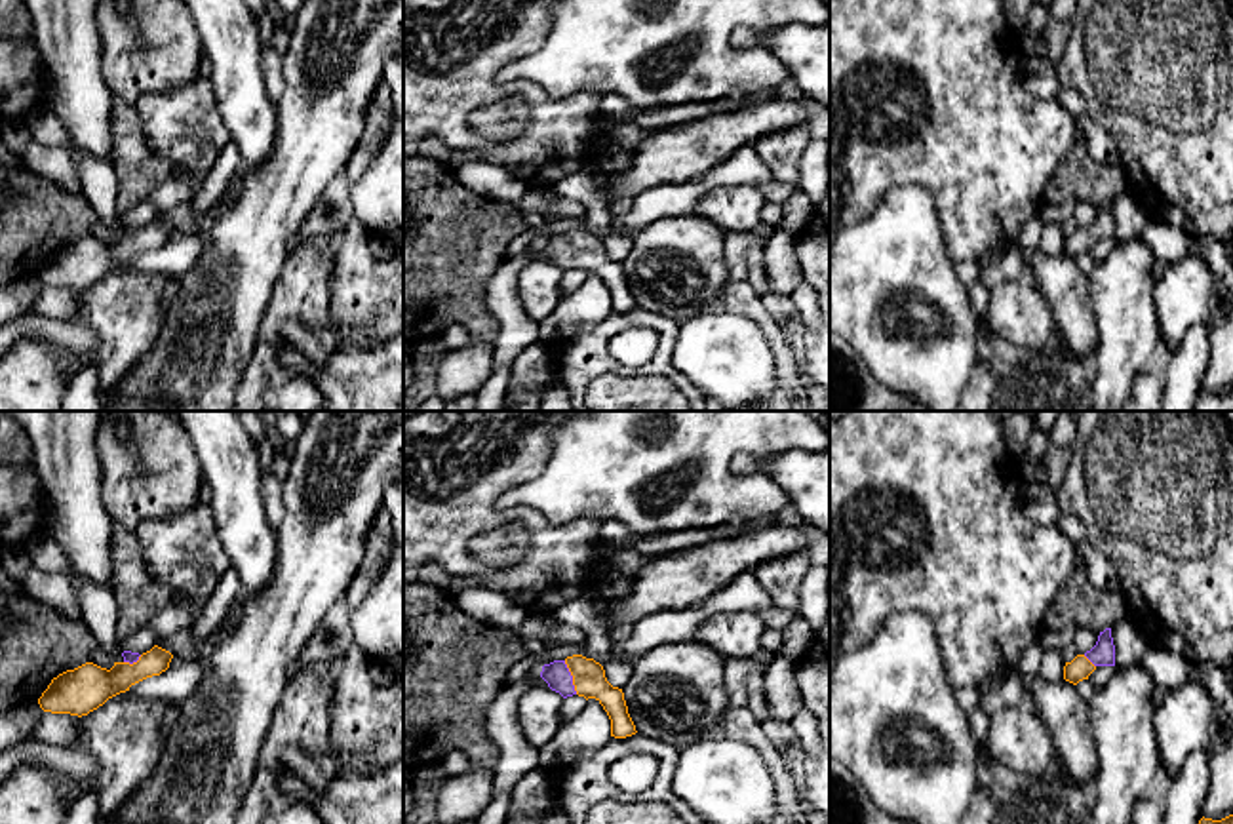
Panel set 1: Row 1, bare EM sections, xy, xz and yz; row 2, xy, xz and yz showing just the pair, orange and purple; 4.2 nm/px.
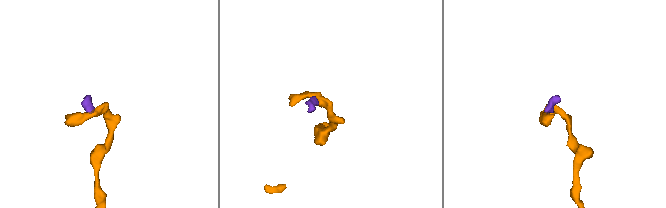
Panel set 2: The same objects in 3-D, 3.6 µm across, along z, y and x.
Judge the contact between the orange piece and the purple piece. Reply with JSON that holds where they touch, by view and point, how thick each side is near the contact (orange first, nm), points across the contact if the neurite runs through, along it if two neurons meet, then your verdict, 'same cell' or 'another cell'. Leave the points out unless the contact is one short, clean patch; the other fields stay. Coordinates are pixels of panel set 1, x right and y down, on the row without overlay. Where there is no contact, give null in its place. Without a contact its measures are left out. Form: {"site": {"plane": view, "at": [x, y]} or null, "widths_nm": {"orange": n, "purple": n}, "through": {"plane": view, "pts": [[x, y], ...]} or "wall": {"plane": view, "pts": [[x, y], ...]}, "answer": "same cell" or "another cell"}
{"site": {"plane": "xz", "at": [573, 252]}, "widths_nm": {"orange": 140, "purple": 110}, "through": {"plane": "xz", "pts": [[588, 250], [573, 252], [556, 248]]}, "answer": "same cell"}

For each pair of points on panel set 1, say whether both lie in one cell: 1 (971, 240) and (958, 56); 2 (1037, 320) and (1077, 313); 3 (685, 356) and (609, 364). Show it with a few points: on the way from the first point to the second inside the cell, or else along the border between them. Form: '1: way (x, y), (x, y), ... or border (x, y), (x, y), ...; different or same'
1: way (971, 195), (971, 134), (958, 120), (958, 101); same
2: border (1030, 278), (1058, 330); different
3: border (678, 326), (672, 366), (689, 381); different

